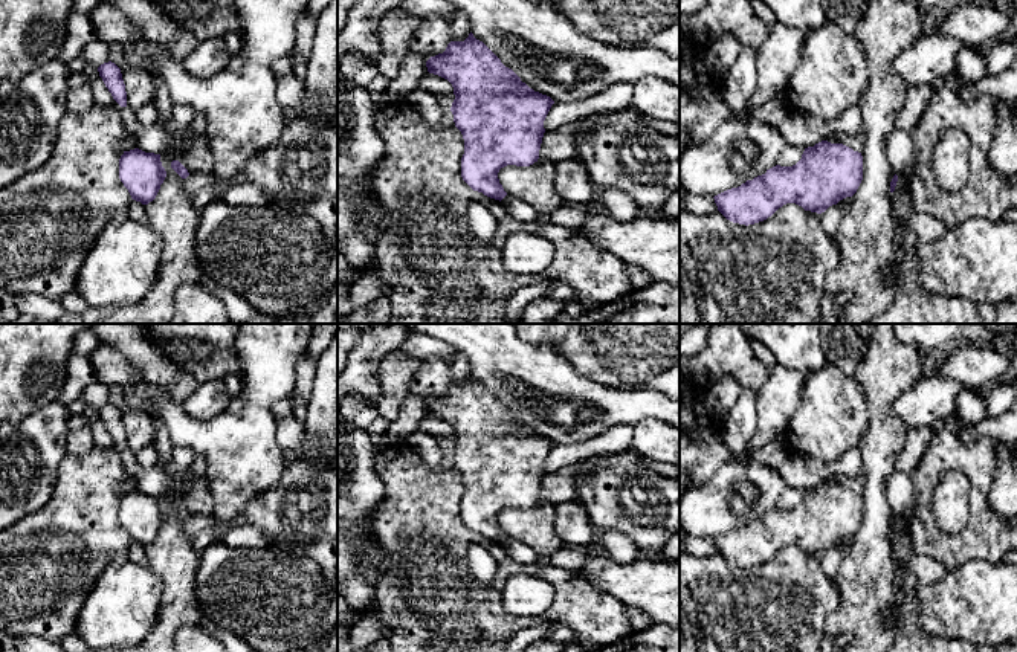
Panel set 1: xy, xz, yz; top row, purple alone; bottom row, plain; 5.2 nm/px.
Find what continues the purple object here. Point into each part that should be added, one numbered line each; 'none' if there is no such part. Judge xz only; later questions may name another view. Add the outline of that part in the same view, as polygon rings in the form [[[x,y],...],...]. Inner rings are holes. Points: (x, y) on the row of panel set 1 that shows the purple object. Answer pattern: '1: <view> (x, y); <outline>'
none

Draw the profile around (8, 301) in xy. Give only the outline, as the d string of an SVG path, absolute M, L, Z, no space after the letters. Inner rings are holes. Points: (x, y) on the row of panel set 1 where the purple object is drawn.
M0 289L0 324L14 322L18 316L17 296Z

